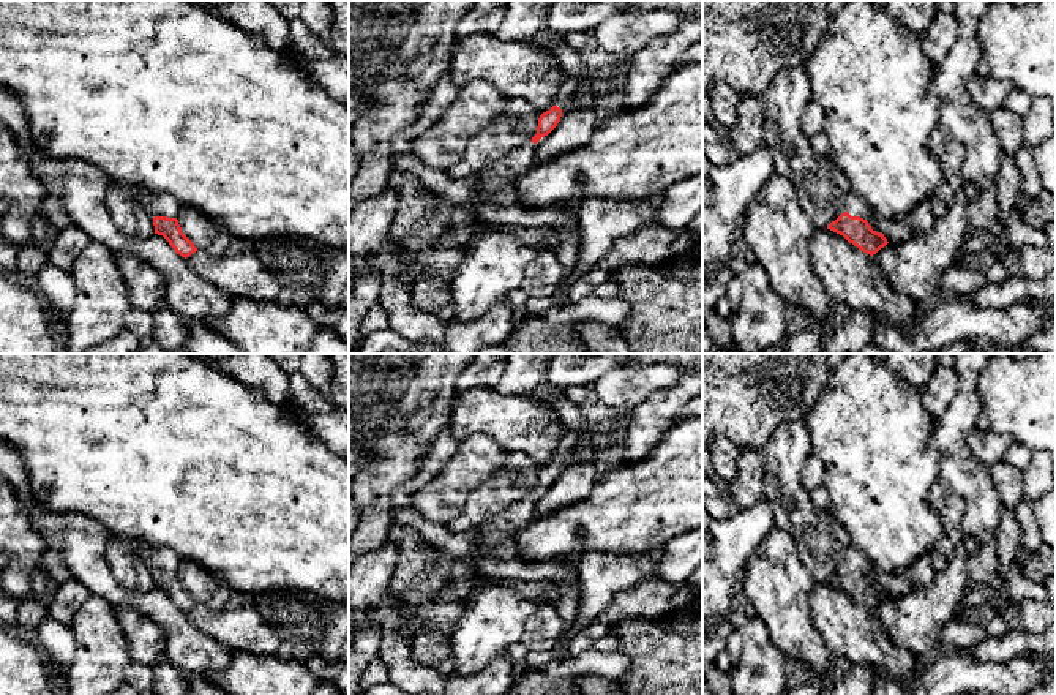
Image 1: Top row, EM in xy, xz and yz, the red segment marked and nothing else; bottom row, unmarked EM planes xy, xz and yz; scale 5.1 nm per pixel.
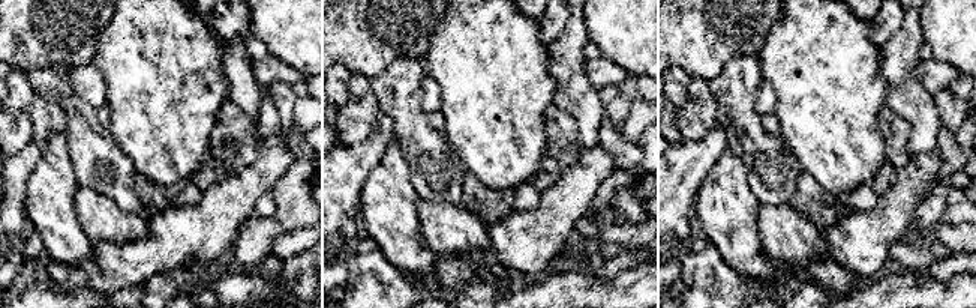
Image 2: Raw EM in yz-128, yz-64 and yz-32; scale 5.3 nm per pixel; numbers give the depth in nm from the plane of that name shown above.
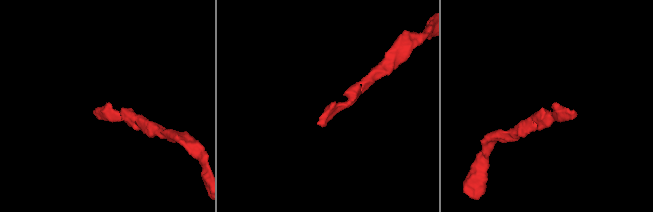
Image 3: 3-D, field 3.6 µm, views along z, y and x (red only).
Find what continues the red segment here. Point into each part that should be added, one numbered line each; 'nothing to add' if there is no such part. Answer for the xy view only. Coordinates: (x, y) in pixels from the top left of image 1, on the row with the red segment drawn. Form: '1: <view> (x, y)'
1: xy (157, 204)

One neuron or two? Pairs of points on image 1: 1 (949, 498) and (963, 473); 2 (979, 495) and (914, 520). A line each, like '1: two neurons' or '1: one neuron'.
1: two neurons
2: two neurons

